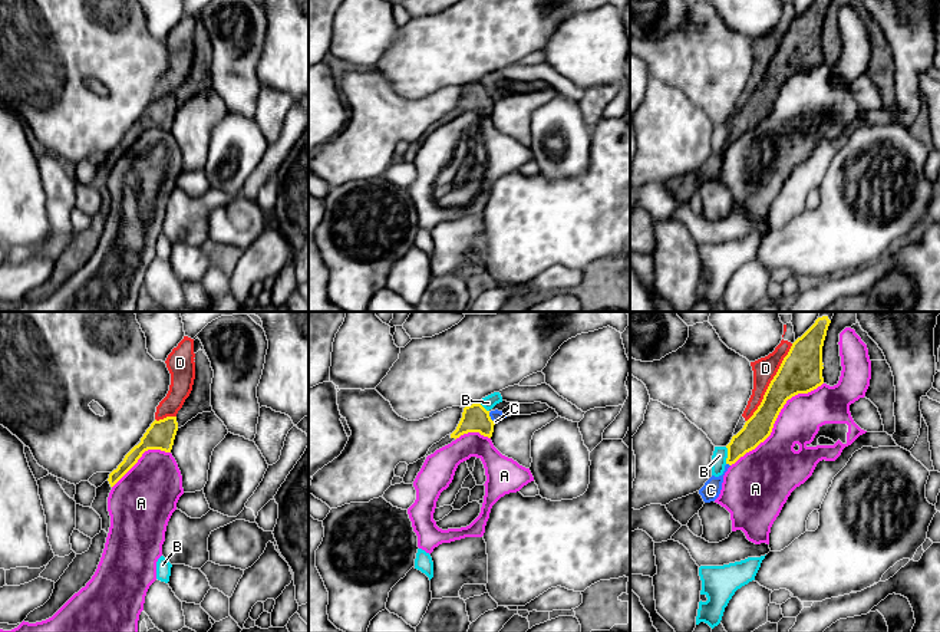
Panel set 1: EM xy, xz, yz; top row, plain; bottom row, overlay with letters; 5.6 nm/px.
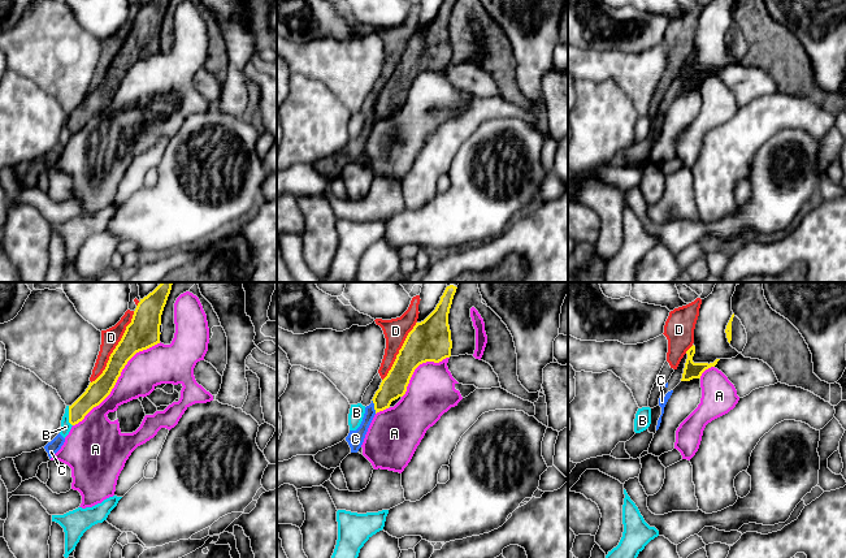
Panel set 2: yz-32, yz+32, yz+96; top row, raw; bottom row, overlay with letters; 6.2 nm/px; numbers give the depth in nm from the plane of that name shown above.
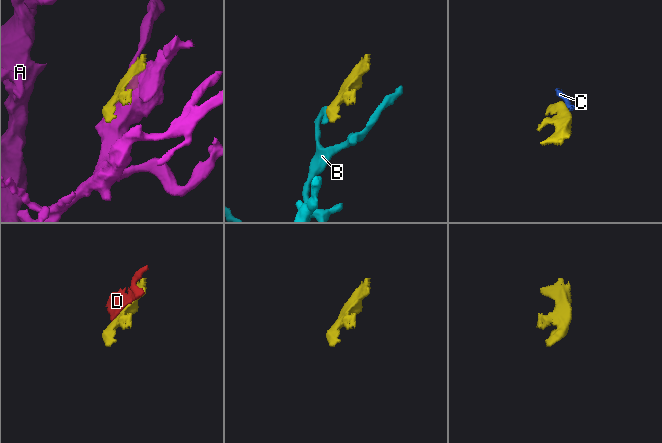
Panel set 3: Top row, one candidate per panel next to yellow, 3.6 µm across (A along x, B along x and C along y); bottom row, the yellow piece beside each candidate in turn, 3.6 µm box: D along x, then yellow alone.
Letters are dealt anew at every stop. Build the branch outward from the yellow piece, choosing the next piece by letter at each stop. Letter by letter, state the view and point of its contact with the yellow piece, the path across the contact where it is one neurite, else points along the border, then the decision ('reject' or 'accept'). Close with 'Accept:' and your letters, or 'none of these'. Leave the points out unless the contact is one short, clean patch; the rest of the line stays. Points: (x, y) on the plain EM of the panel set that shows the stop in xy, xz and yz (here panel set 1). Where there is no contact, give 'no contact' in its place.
A: yz (775, 98) | reject
B: yz (728, 134) | along yz (725, 125), (726, 141) | reject
C: xz (490, 96) | along xz (488, 91), (494, 102) | reject
D: yz (771, 61) | reject
Accept: none of these

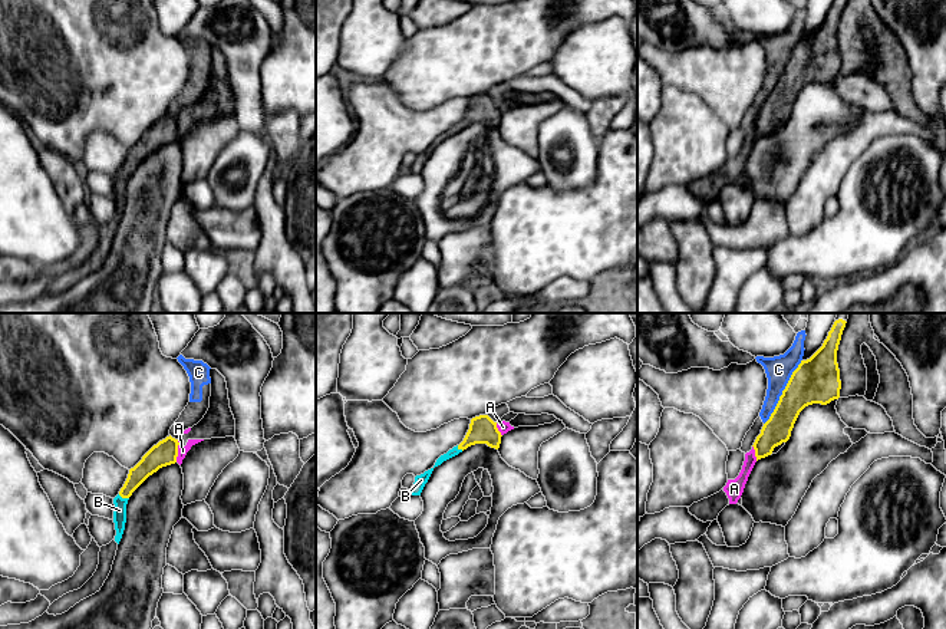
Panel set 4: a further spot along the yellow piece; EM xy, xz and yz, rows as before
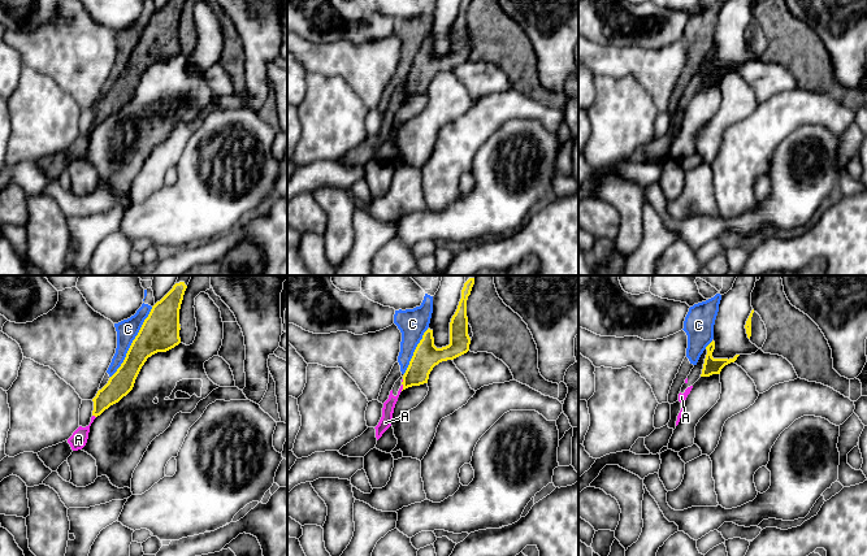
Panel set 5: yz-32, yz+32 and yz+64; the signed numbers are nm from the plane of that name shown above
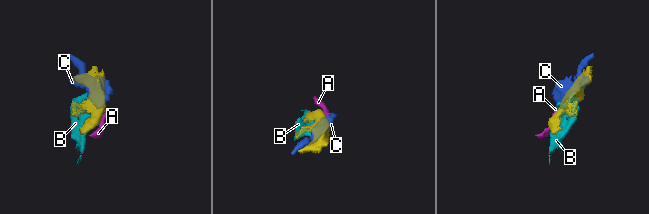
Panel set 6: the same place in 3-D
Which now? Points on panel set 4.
A: xy (177, 129) | along xy (178, 119), (175, 140) | reject
B: xy (124, 175) | accept
C: yz (783, 71) | reject
Accept: B

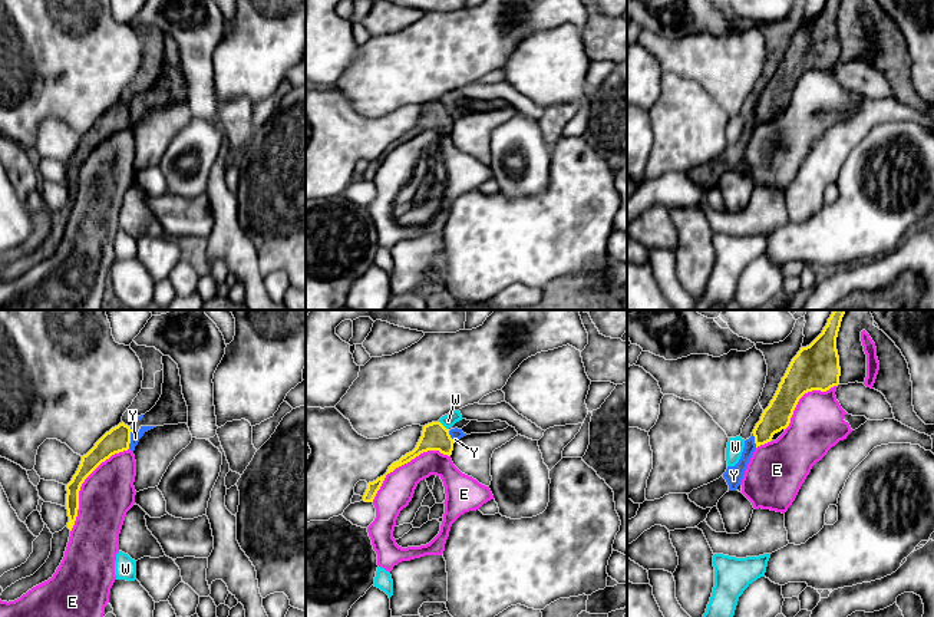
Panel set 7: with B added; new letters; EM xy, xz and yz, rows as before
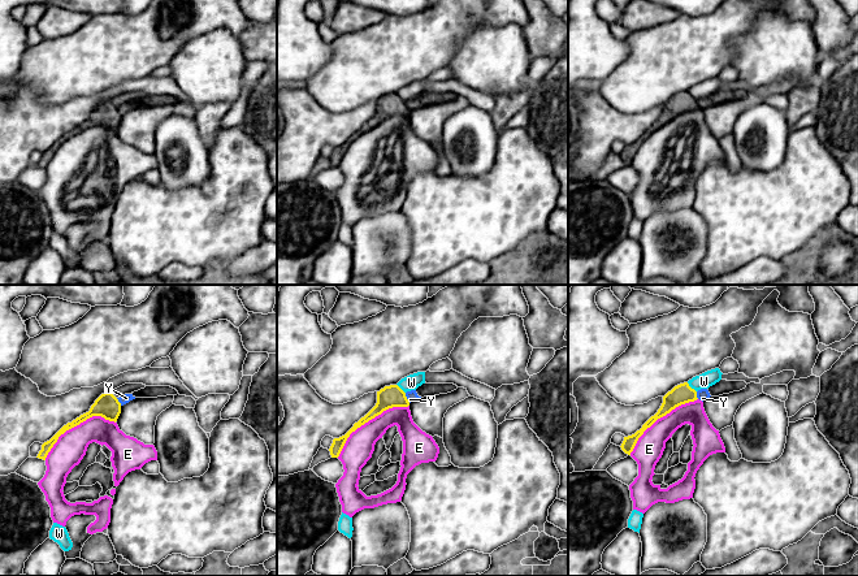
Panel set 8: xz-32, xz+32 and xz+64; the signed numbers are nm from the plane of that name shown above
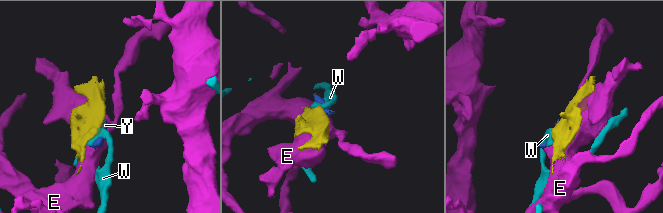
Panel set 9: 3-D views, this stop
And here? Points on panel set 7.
E: xy (82, 161) | reject
W: xz (442, 104) | along xz (439, 99), (448, 108) | reject
Y: xy (129, 116) | along xy (131, 106), (128, 126) | reject
Accept: none of these

